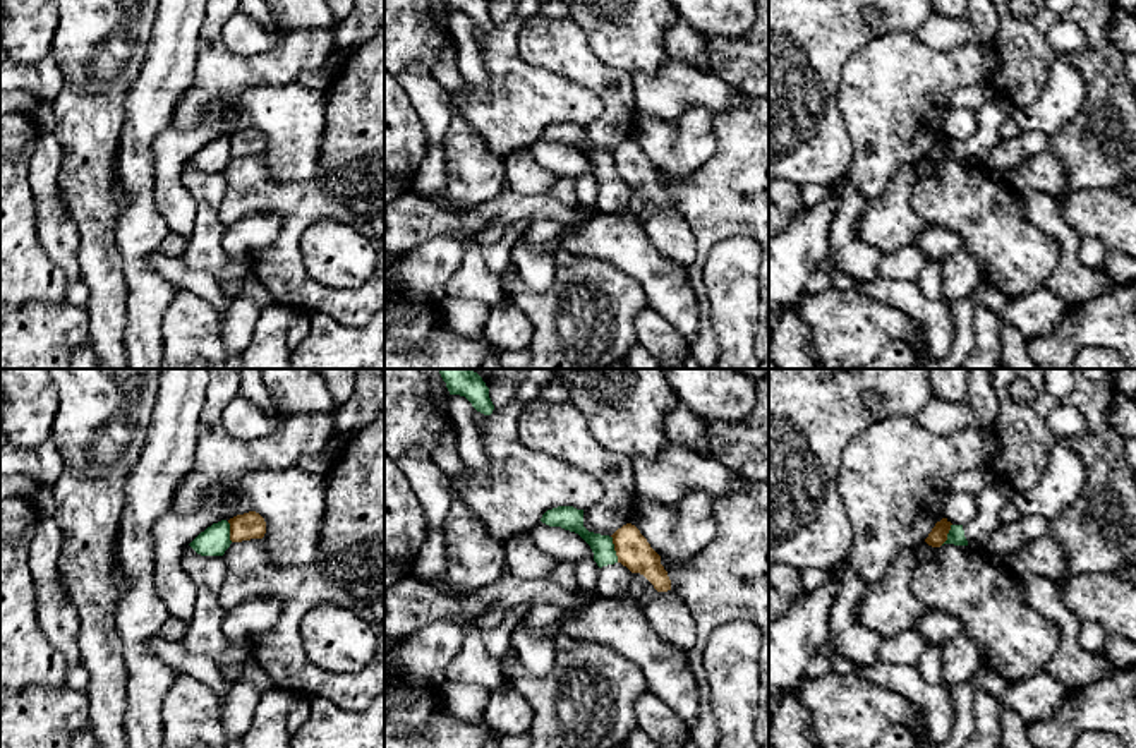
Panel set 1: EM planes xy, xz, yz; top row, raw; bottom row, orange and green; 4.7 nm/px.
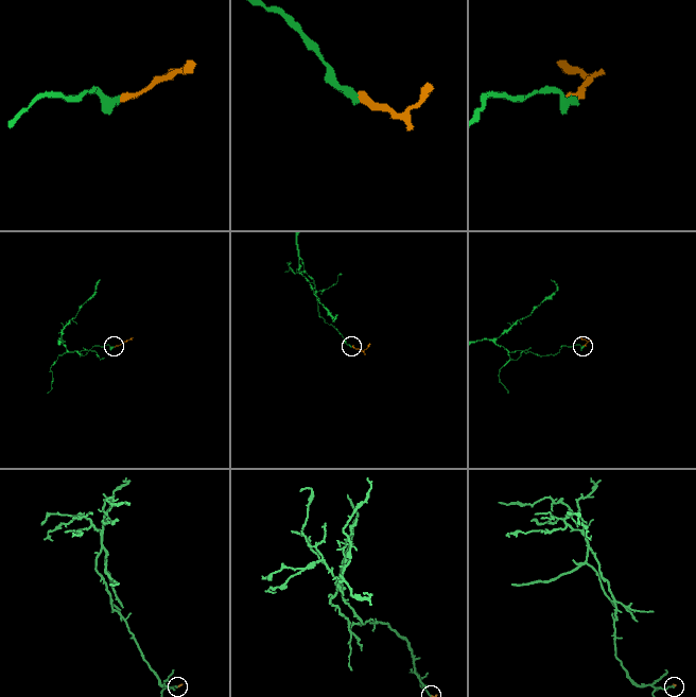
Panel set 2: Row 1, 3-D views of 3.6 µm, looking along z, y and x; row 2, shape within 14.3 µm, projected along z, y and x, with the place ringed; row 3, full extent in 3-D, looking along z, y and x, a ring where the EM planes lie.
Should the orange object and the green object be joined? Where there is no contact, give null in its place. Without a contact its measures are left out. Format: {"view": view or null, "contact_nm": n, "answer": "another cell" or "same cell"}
{"view": "xz", "contact_nm": 130, "answer": "another cell"}

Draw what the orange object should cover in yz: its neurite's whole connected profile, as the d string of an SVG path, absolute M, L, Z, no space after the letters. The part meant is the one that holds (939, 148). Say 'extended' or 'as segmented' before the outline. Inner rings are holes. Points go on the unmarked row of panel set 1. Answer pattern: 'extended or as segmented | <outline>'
as segmented | M942 134L935 139L925 158L932 163L940 163L947 156L947 149L951 146L951 137L947 134Z

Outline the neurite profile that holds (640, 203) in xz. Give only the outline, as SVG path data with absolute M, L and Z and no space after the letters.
M631 189L628 208L642 223L645 223L657 209L654 201L640 189Z

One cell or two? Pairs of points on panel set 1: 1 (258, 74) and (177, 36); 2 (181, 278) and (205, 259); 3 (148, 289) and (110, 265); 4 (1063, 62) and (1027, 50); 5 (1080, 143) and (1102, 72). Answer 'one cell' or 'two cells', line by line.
1: two cells
2: two cells
3: two cells
4: two cells
5: one cell

